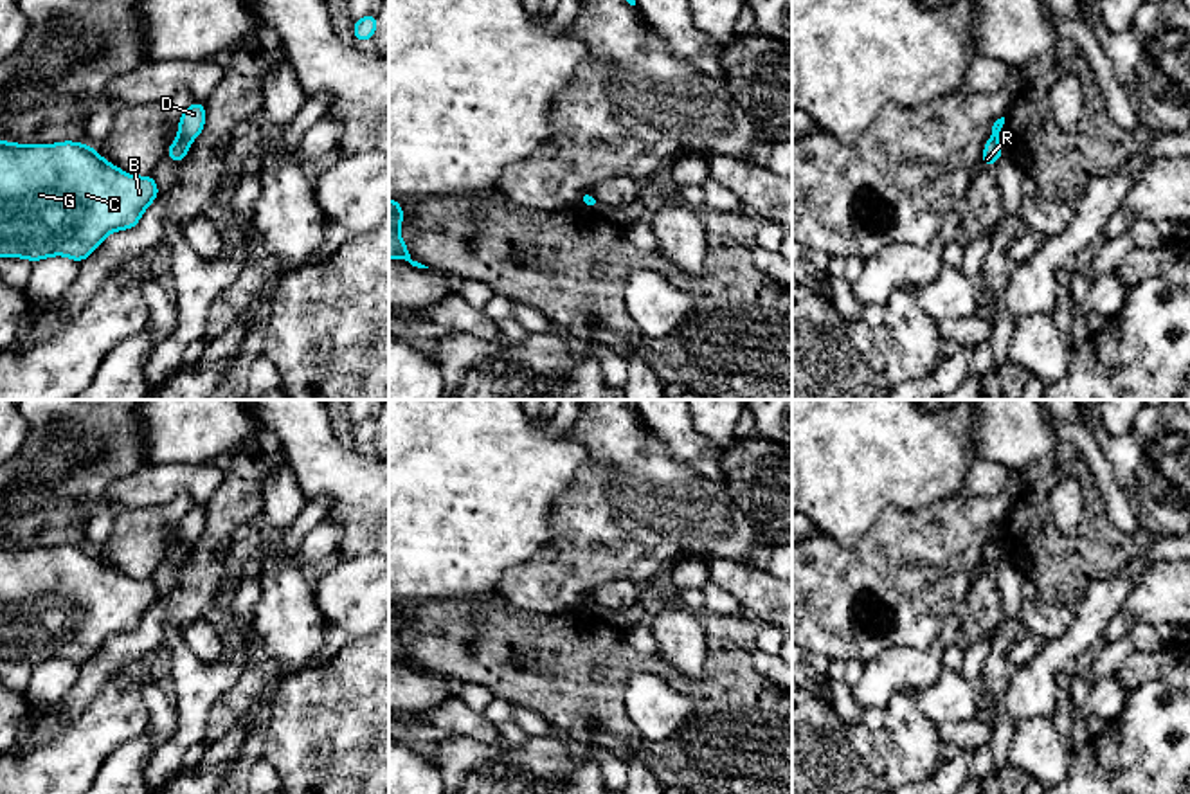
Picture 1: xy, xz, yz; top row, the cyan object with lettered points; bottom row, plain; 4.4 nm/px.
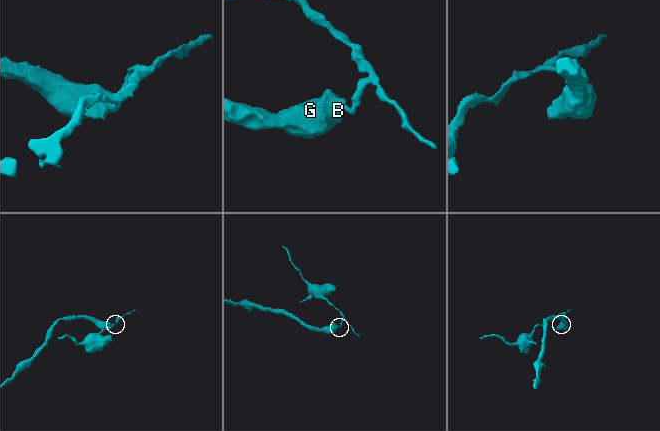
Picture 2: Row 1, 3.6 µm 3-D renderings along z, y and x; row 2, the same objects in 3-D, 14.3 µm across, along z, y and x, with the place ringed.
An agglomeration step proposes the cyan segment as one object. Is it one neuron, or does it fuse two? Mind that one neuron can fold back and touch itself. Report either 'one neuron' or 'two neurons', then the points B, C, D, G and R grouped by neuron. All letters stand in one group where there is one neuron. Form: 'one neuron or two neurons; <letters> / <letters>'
two neurons; B C G R / D

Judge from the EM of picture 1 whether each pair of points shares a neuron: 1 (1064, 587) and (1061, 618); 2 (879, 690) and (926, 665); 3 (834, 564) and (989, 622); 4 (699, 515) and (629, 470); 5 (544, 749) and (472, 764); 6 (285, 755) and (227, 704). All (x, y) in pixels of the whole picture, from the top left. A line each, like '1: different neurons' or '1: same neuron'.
1: different neurons
2: same neuron
3: different neurons
4: same neuron
5: same neuron
6: different neurons

